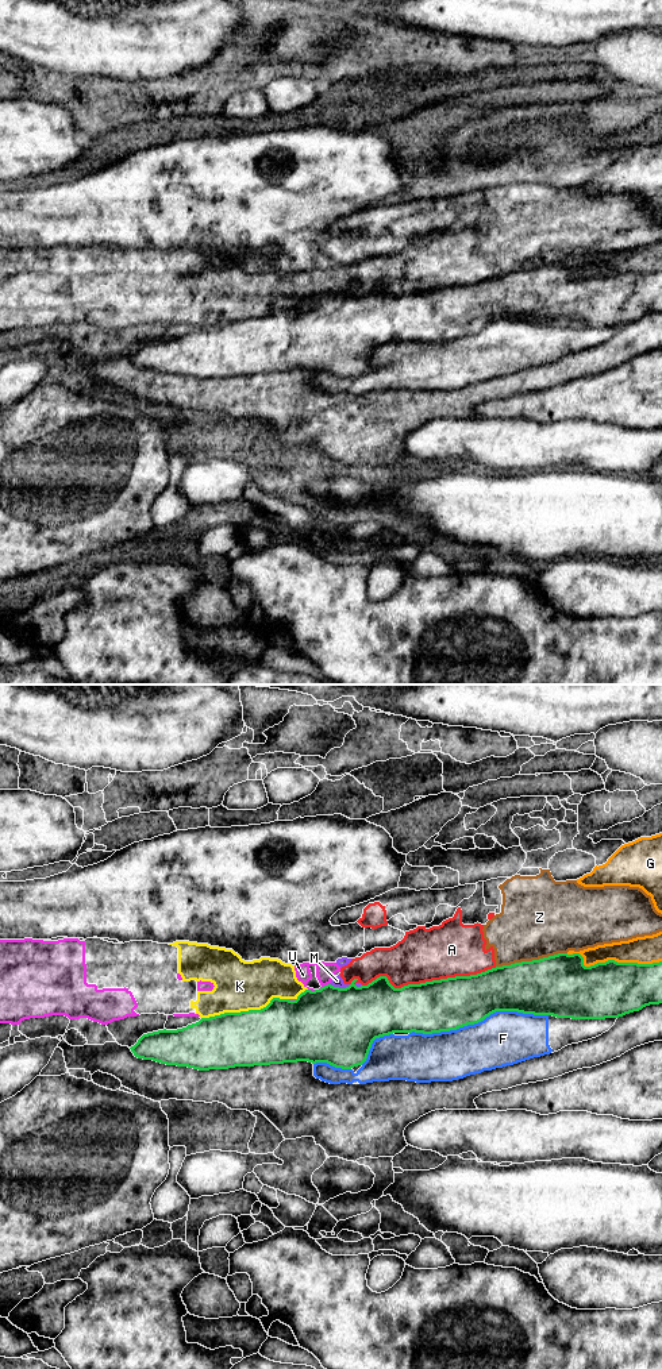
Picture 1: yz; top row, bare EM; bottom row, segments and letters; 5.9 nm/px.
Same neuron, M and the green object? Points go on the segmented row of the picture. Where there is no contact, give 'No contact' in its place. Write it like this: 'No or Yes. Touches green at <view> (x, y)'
No. Touches green at yz (341, 988)

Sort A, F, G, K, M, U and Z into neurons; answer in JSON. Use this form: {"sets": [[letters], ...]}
{"sets": [["A", "K", "M", "U", "Z"], ["F"], ["G"]]}

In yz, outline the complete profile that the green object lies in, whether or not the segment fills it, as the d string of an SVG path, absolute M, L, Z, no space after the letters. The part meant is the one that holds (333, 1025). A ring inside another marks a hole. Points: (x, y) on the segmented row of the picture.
M558 953L532 961L496 967L470 976L455 976L420 984L394 988L386 976L380 976L367 986L354 983L346 988L327 984L320 990L305 990L296 1000L273 998L261 1010L224 1013L201 1018L199 1022L177 1030L158 1030L143 1034L131 1046L135 1057L166 1065L188 1067L199 1071L228 1069L235 1067L270 1065L308 1061L327 1063L335 1068L351 1069L362 1065L376 1038L393 1033L432 1034L457 1030L484 1021L496 1011L517 1011L534 1015L553 1015L571 1019L619 1018L639 1011L650 1004L662 1003L662 961L653 964L617 963L608 960L590 967L584 965L580 953Z

